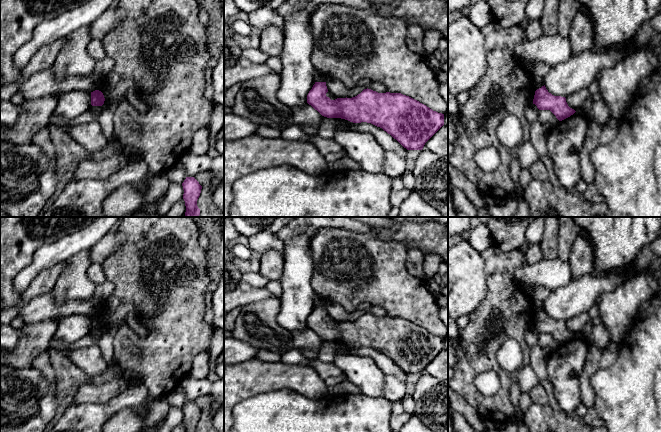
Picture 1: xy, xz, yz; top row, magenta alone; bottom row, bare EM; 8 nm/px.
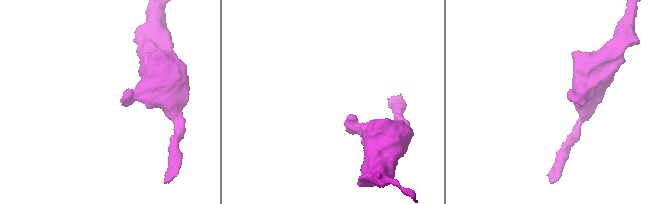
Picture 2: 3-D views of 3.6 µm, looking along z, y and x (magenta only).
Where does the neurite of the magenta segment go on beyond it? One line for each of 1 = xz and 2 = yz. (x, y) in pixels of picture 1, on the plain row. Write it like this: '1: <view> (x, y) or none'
1: none
2: none

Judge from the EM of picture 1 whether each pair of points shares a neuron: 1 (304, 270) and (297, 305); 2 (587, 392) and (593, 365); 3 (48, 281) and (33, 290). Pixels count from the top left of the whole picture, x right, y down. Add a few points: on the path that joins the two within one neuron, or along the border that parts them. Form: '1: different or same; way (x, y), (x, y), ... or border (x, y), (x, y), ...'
1: same; way (301, 279), (301, 287), (297, 292), (297, 296)
2: same; way (586, 385), (587, 372)
3: same; way (44, 282), (37, 287)

